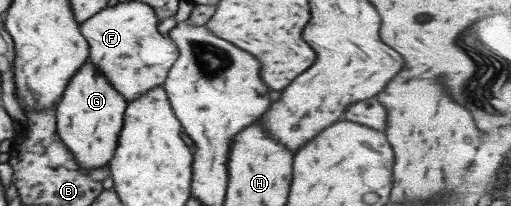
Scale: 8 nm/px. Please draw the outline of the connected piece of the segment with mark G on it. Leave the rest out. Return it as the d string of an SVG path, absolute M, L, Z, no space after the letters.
M86 60L68 79L62 96L56 103L54 109L57 135L84 170L91 171L104 165L108 166L114 154L123 125L123 112L127 105L118 93L108 79Z

